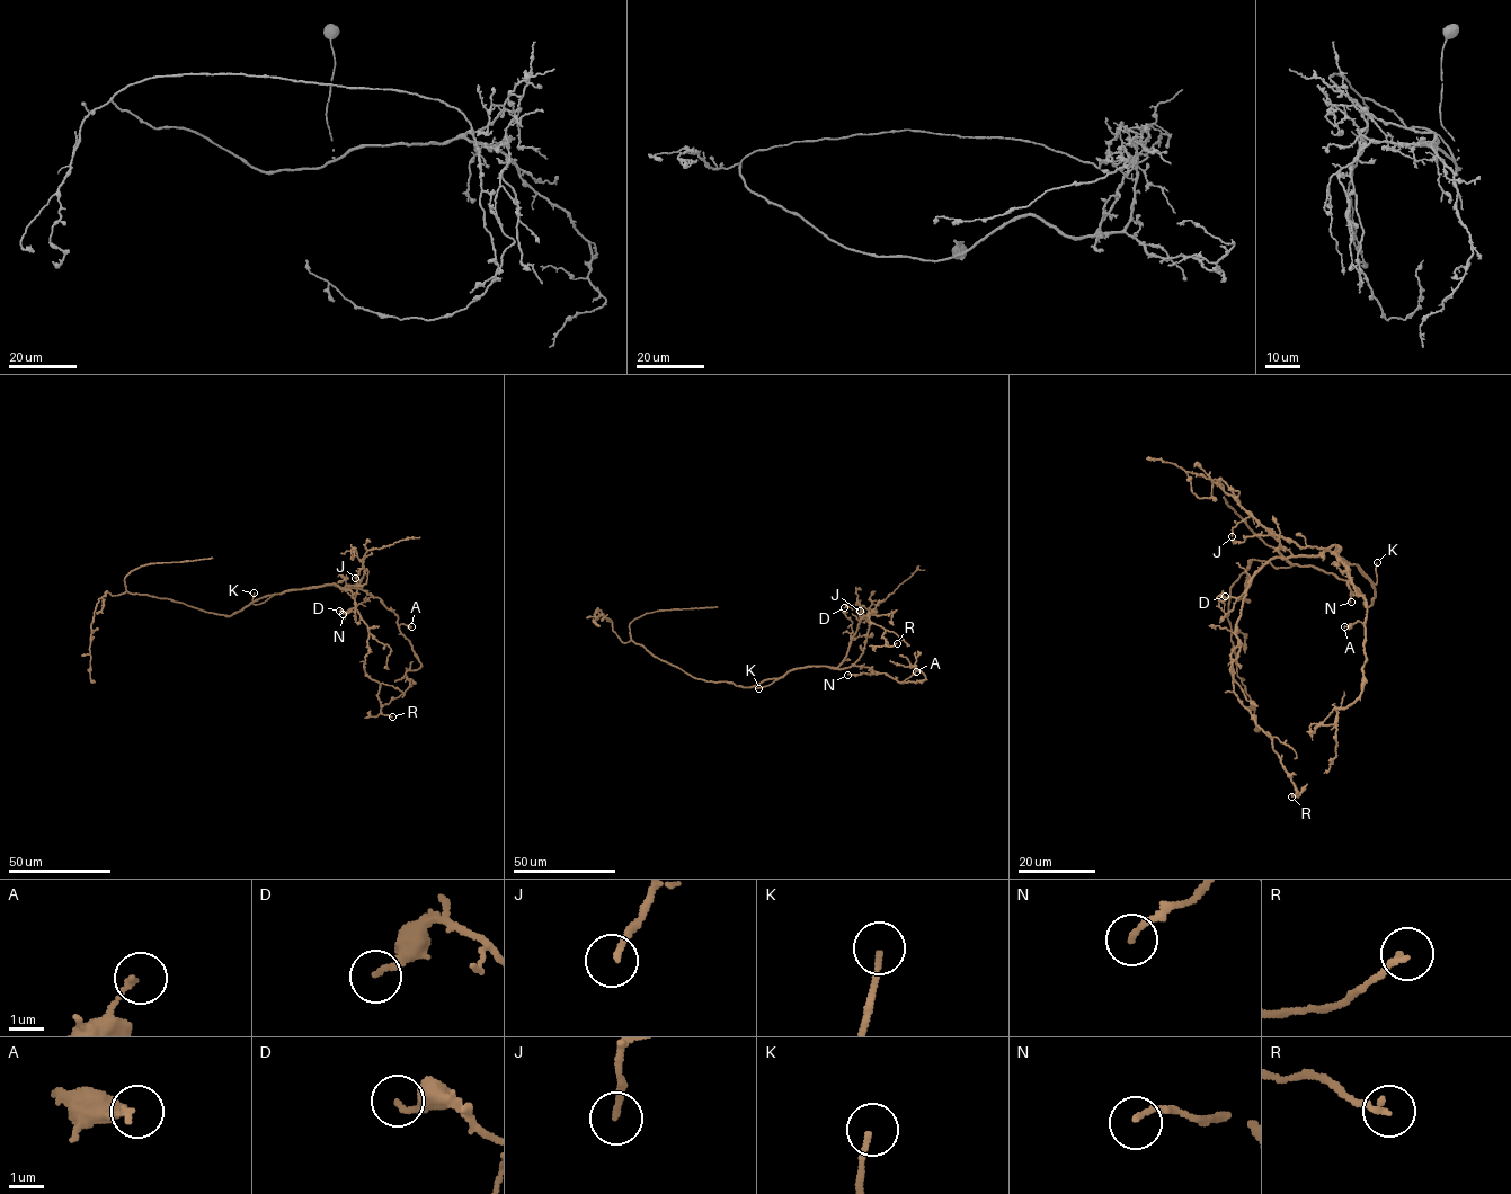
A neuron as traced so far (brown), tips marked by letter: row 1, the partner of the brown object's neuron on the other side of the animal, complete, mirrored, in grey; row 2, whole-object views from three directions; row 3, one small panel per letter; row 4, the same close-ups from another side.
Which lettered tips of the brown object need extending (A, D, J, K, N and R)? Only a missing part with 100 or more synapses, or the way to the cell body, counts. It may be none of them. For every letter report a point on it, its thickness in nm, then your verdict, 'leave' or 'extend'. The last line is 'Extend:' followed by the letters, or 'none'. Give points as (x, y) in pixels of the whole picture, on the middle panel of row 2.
A: (916, 671) | 150 nm | leave
D: (844, 607) | 200 nm | leave
J: (860, 611) | 180 nm | extend
K: (758, 688) | 130 nm | extend
N: (847, 675) | 150 nm | leave
R: (897, 643) | 180 nm | leave
Extend: J, K

